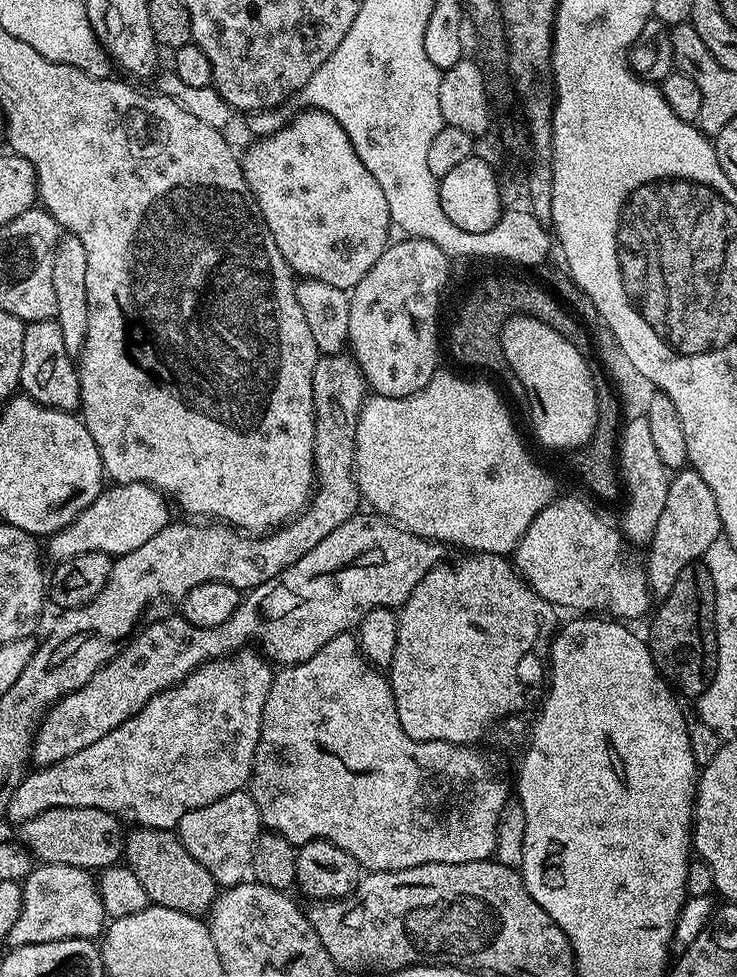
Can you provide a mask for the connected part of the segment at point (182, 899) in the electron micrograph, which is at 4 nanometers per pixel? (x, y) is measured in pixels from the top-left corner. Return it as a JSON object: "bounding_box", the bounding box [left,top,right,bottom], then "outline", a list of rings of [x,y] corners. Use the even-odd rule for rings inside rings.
{"bounding_box":[122,826,218,917],"outline":[[[136,826],[133,829],[125,835],[122,860],[134,878],[142,882],[149,901],[191,916],[203,917],[211,912],[218,895],[216,879],[182,846],[179,835],[167,828]]]}

